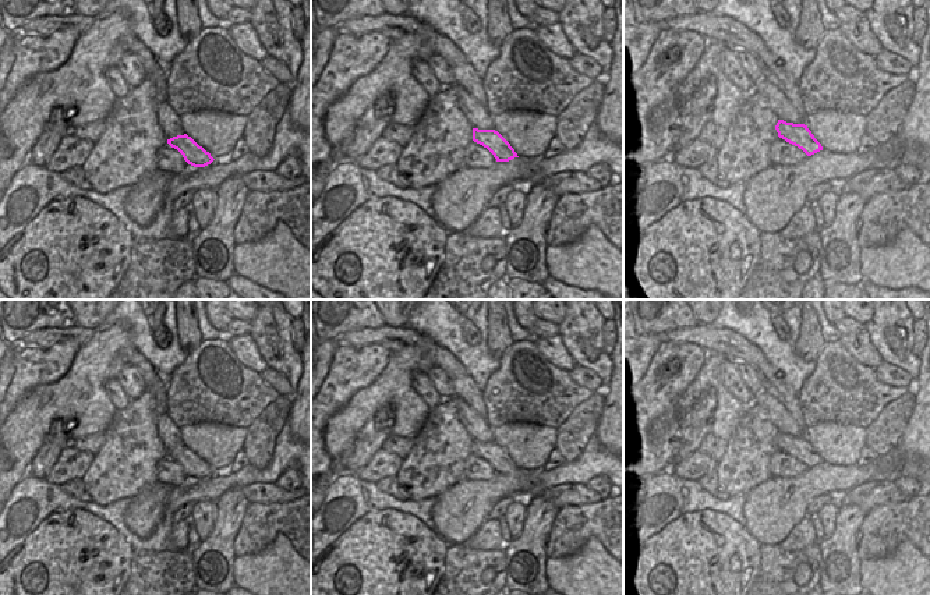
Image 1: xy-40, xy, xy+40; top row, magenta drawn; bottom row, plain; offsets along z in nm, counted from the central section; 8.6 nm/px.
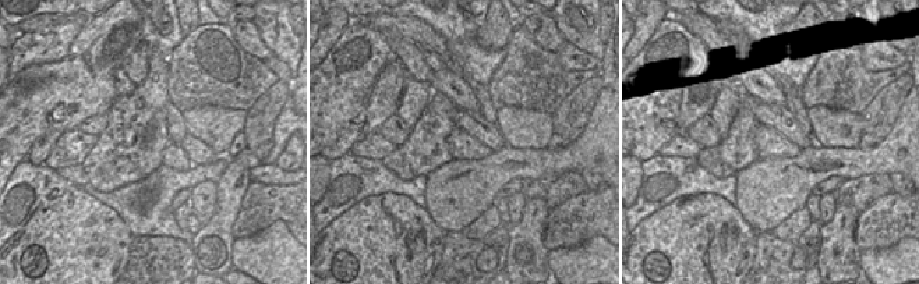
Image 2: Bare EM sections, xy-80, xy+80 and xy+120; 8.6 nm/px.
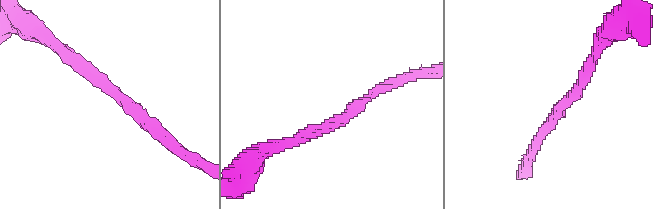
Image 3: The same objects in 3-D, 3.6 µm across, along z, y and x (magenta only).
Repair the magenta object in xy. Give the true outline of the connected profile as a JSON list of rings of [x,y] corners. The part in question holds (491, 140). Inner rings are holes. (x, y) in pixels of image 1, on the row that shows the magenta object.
[[[473,128],[473,141],[487,148],[496,162],[519,157],[510,144],[495,130]]]

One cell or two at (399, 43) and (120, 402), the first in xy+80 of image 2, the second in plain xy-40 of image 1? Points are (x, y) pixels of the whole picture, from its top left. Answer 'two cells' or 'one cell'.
one cell

